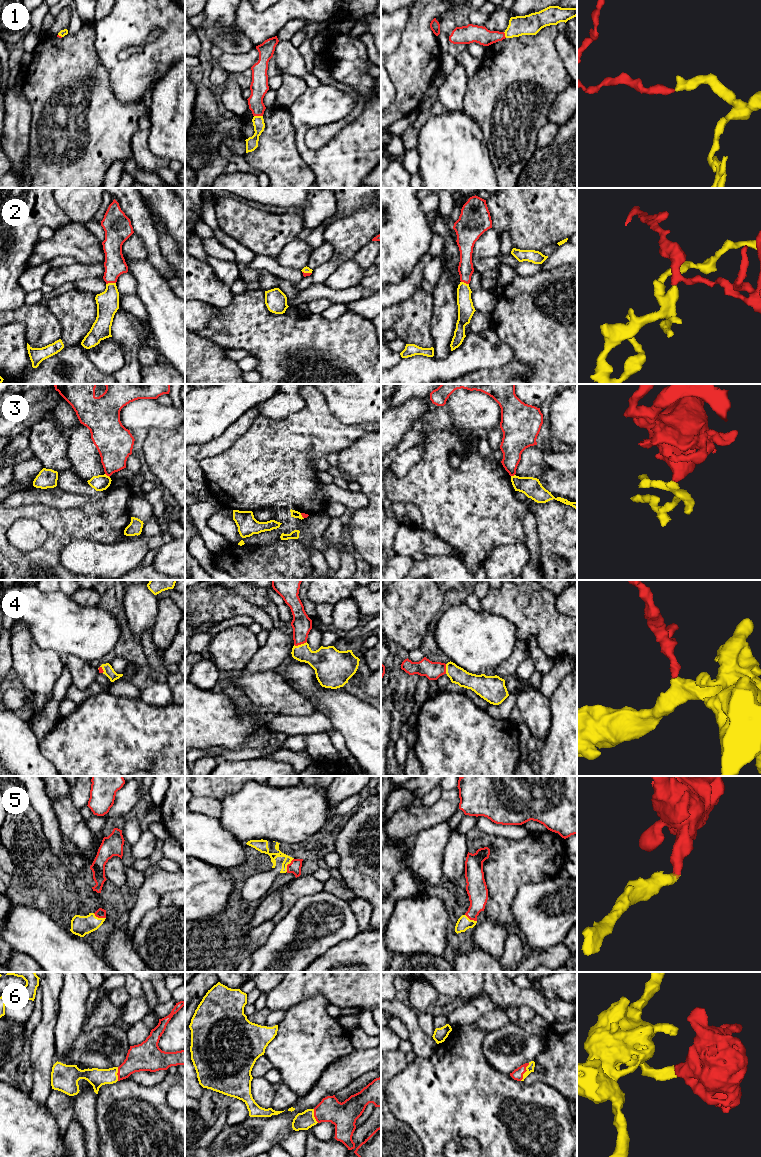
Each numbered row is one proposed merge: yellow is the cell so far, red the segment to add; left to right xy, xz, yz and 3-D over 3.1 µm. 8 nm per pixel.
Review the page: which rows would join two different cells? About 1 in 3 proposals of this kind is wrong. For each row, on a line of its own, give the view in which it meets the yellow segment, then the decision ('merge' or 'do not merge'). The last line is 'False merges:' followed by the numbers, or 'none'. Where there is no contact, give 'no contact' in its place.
1: contact in xz; merge
2: contact in xy; merge
3: contact in xy; do not merge
4: contact in xz; merge
5: contact in xz; merge
6: contact in yz; merge
False merges: 3

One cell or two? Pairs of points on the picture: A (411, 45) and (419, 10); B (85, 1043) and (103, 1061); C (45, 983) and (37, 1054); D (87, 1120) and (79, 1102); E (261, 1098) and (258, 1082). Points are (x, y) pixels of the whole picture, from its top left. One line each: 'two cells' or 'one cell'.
A: one cell
B: one cell
C: one cell
D: one cell
E: one cell

